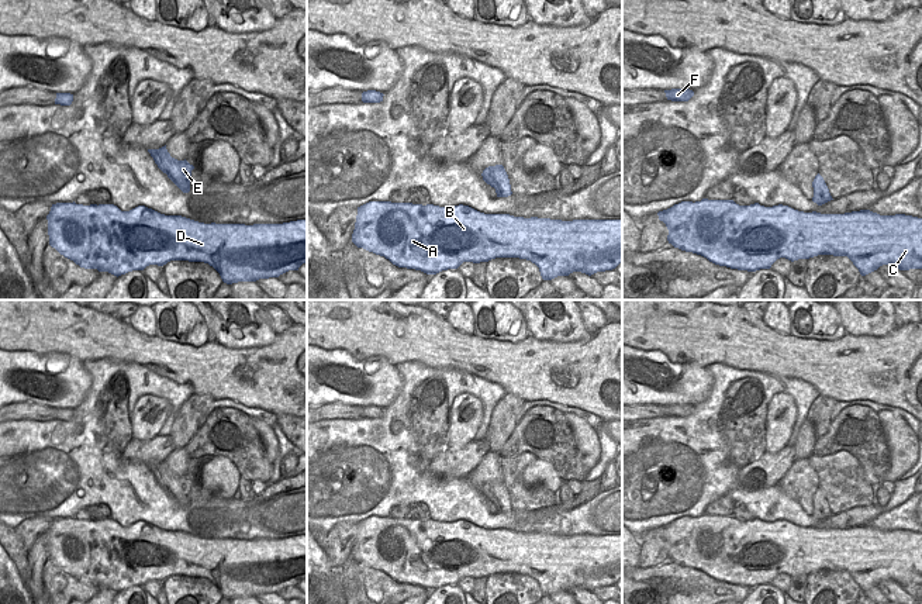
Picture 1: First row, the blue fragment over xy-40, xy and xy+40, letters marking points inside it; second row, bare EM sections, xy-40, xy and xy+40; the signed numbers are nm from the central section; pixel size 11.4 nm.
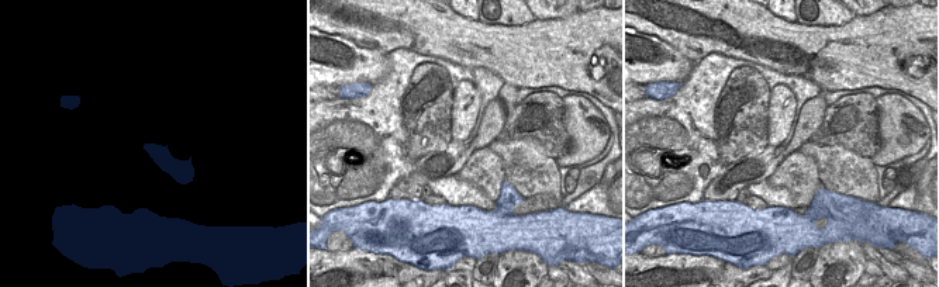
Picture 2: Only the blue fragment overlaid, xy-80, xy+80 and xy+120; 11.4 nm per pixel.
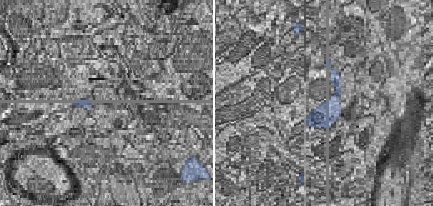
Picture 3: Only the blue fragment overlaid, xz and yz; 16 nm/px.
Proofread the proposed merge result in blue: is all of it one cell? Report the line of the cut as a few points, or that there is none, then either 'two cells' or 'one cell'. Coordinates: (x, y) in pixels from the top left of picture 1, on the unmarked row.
xy (507, 492), (500, 500), (499, 511) | two cells

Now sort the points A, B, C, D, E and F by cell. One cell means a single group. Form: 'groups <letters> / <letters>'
groups A B C D / E F

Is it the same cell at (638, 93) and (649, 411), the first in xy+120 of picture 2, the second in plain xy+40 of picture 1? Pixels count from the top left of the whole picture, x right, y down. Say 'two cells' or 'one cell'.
one cell

